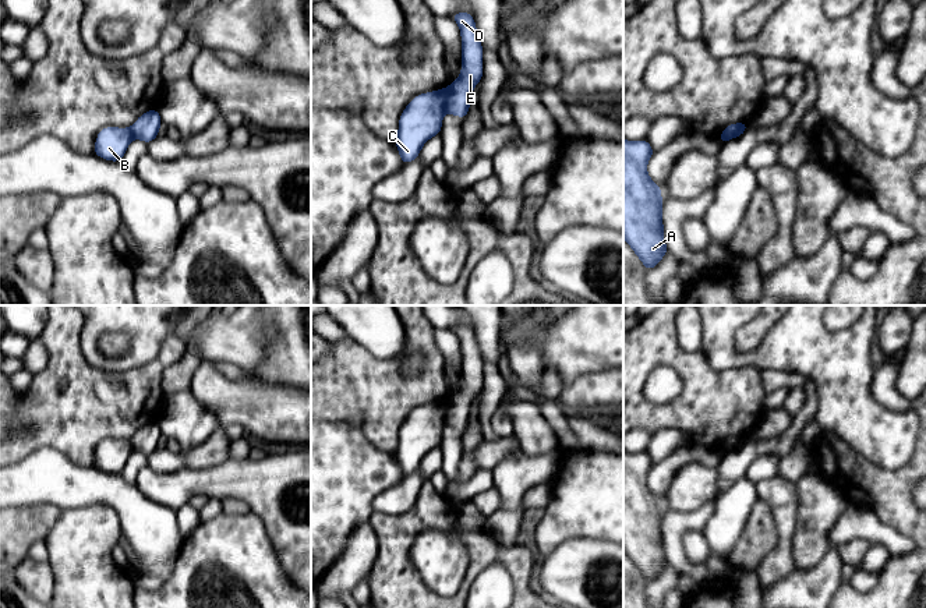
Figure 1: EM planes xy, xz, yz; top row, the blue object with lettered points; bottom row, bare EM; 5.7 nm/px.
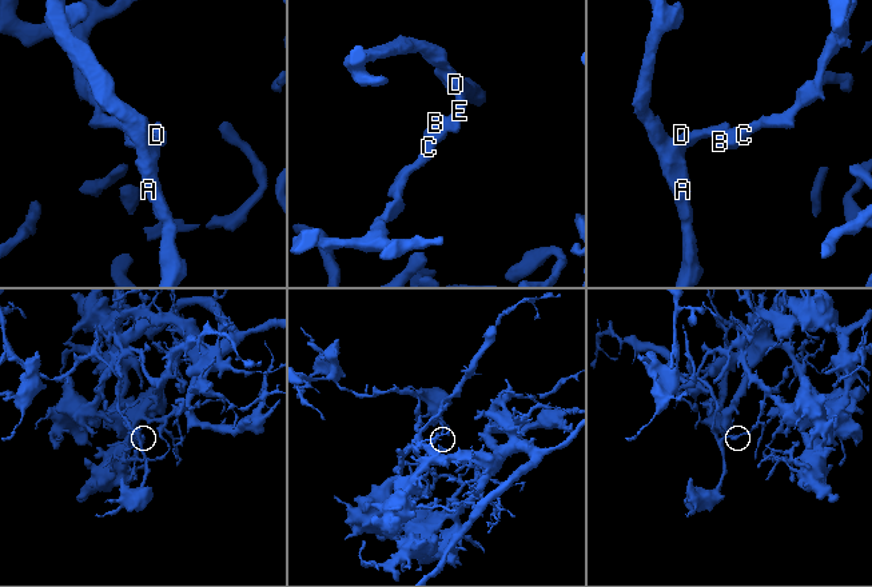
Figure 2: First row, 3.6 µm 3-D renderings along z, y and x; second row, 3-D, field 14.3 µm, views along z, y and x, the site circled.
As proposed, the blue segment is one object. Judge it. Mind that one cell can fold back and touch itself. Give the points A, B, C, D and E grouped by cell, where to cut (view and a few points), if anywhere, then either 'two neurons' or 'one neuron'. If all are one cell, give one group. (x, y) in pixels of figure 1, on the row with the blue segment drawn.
groups A D E / B C; cut xz (446, 89), (444, 110); two neurons

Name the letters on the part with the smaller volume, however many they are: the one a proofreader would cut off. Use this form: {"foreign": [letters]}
{"foreign": ["A", "D", "E"]}

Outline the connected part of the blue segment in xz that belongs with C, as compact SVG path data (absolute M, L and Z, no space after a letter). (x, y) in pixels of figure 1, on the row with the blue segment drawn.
M446 89L421 93L413 98L399 119L399 132L395 138L403 165L413 162L423 145L441 134L445 114Z

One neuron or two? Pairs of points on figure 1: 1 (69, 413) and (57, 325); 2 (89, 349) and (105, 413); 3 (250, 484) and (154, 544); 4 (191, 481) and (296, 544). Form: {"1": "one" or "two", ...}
{"1": "one", "2": "two", "3": "two", "4": "one"}

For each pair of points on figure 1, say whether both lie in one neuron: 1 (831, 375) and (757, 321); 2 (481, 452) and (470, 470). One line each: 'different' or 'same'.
1: different
2: different

